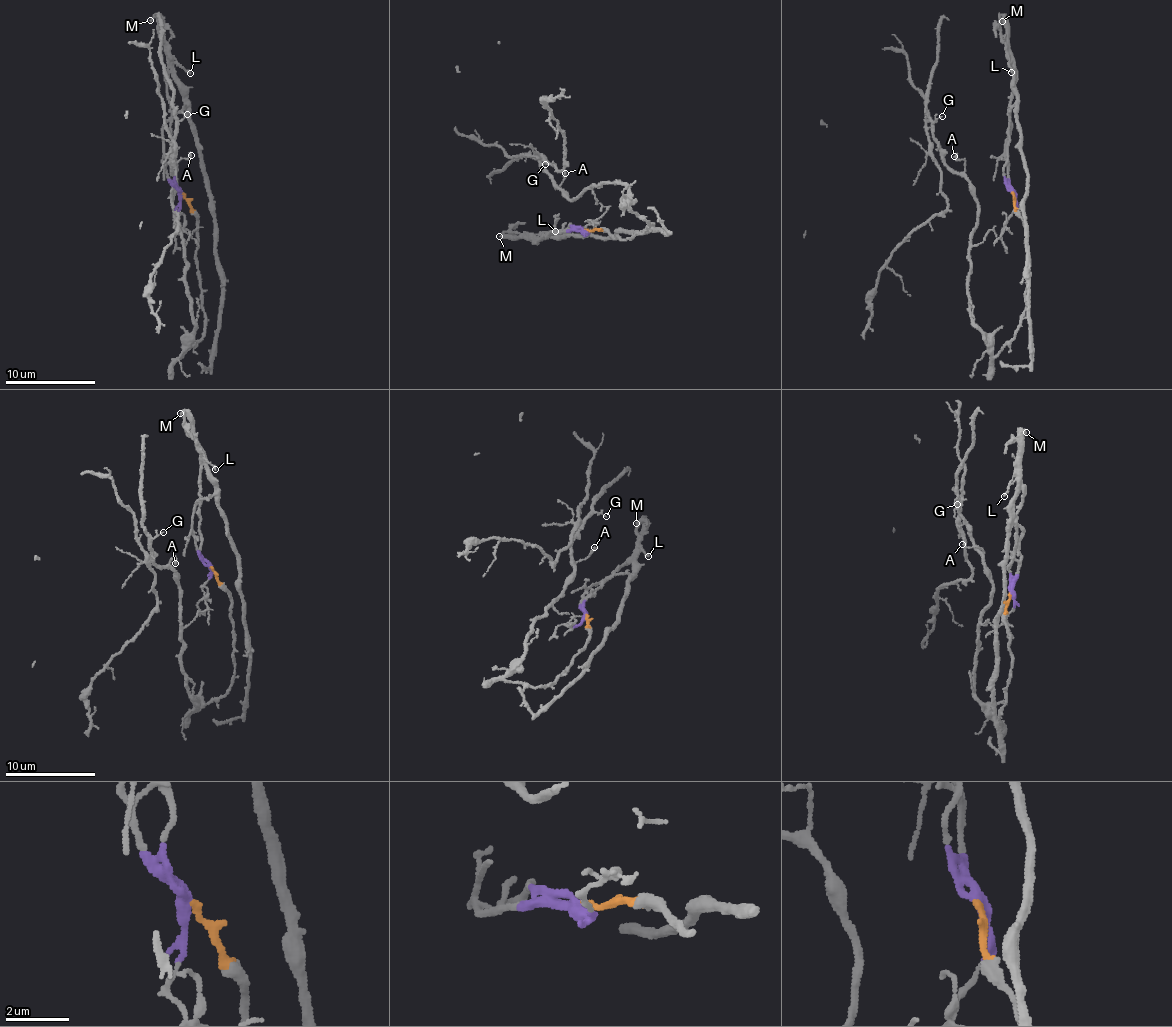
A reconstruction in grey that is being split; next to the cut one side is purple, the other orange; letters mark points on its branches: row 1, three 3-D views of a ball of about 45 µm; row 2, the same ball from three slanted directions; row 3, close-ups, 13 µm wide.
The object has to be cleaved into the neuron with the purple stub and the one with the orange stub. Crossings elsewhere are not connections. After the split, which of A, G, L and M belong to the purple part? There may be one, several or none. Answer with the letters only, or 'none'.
L, M

